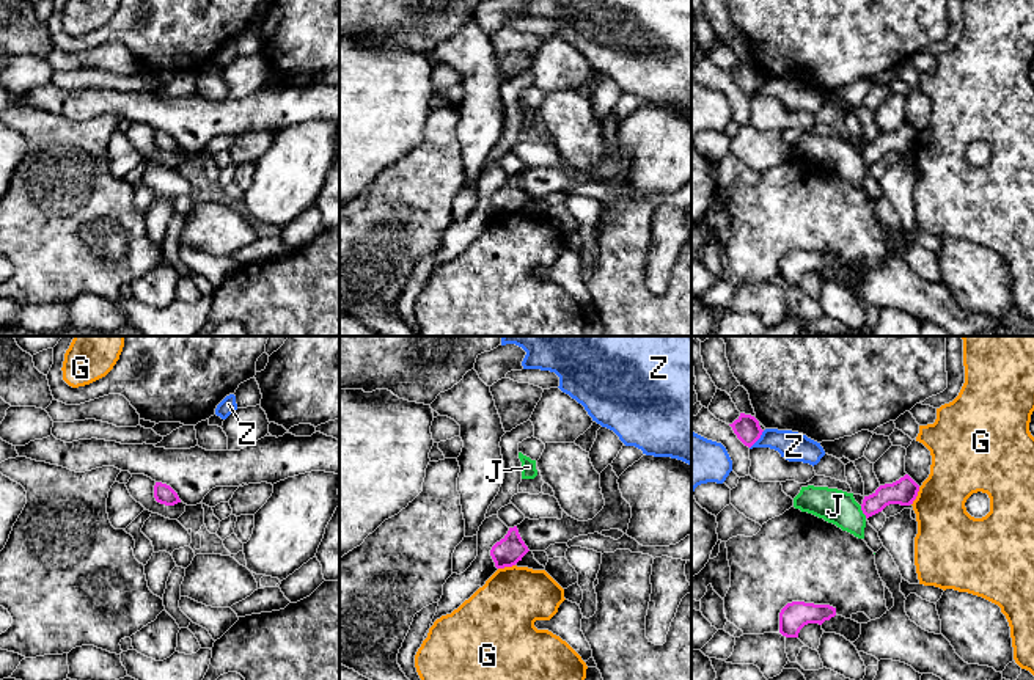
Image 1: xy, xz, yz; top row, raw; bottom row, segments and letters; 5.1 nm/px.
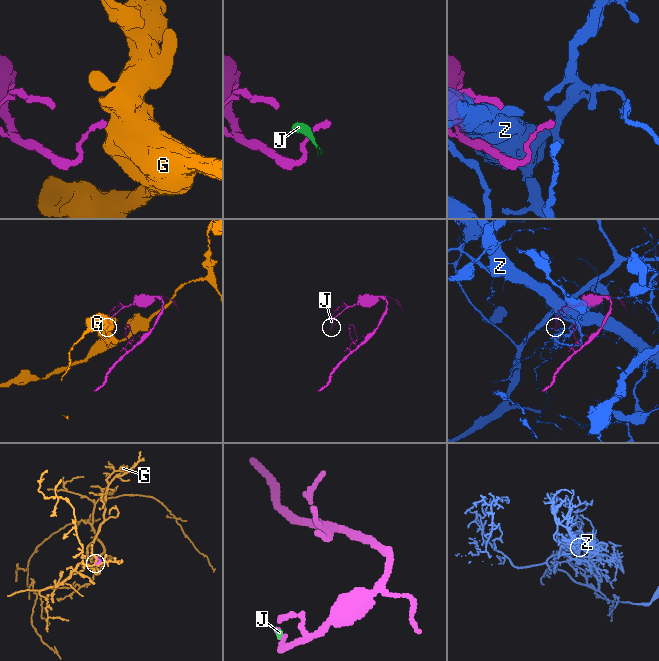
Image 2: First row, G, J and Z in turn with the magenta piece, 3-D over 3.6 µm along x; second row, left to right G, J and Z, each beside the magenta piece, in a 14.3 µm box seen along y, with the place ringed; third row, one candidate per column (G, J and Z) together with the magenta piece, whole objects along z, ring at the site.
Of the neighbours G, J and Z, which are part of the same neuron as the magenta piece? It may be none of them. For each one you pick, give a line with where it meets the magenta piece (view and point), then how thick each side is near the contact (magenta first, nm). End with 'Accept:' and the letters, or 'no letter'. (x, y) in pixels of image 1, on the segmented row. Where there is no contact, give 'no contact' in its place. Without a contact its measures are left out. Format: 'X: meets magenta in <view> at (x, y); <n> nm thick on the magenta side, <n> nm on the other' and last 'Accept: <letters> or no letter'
Accept: no letter

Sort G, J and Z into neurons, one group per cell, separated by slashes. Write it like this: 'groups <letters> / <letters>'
groups G / J / Z

